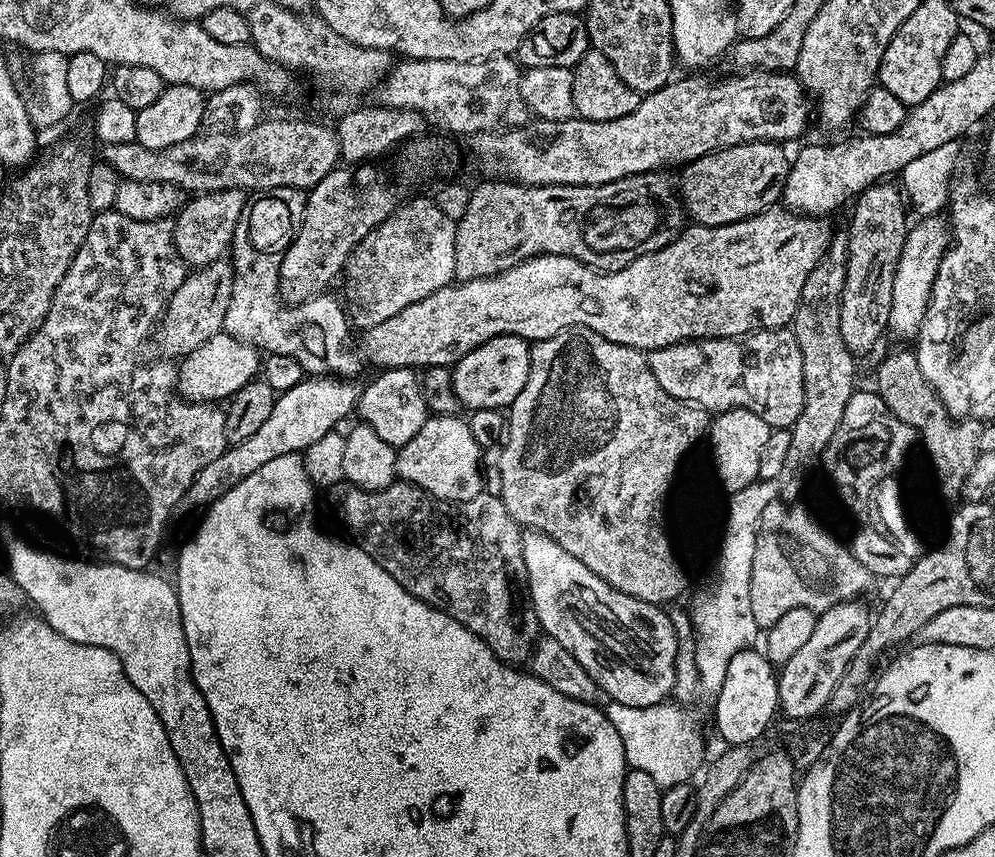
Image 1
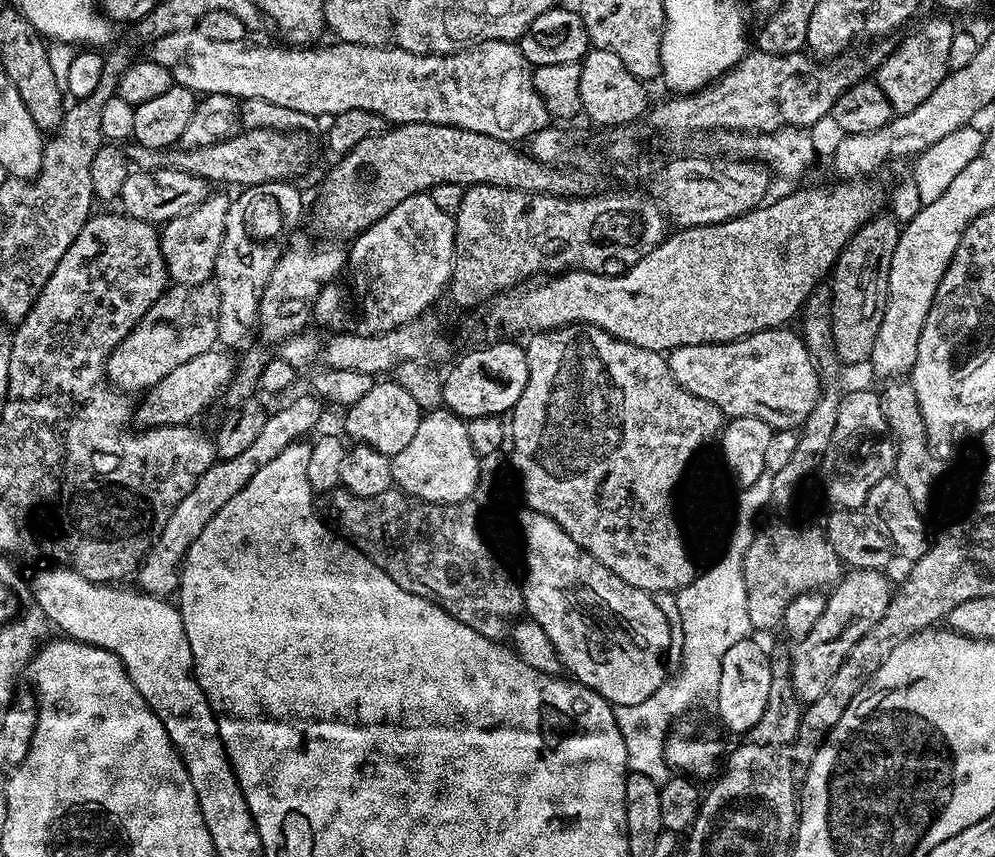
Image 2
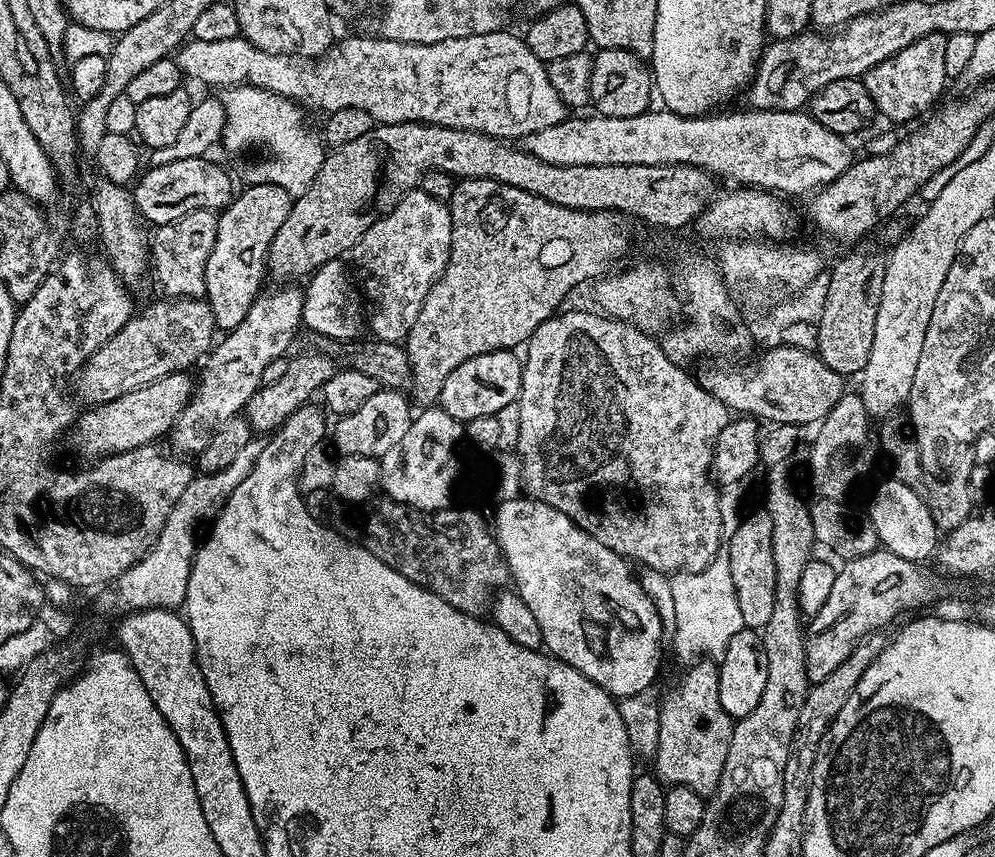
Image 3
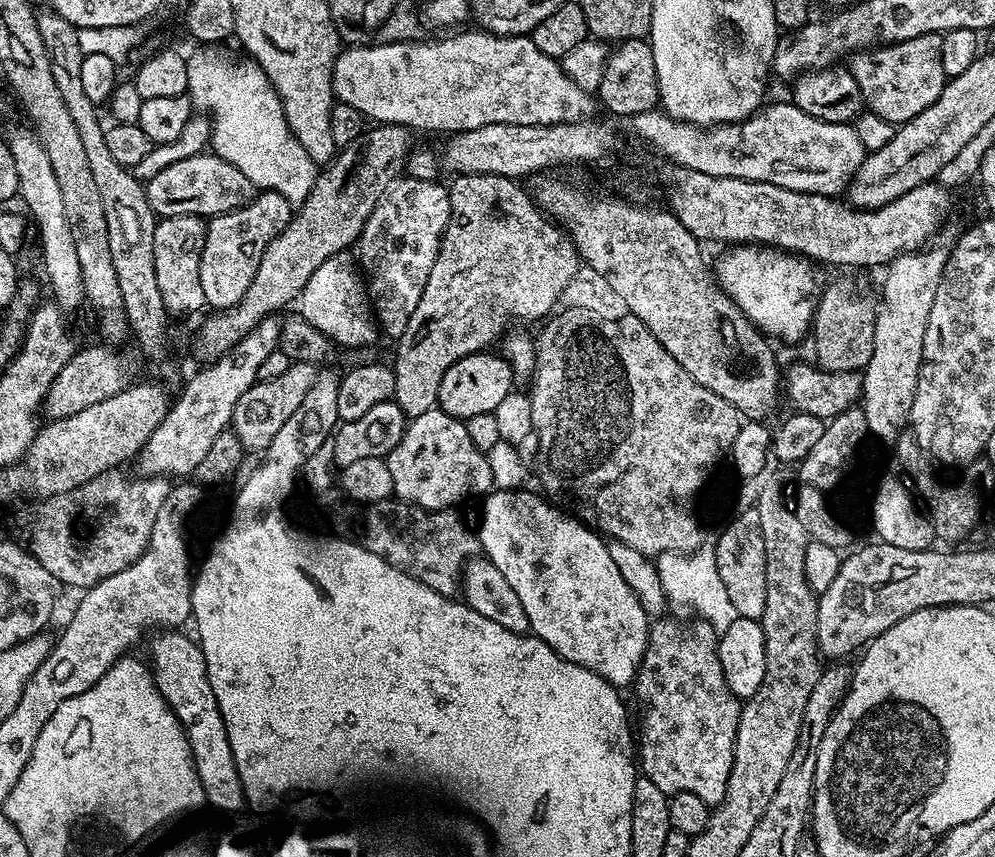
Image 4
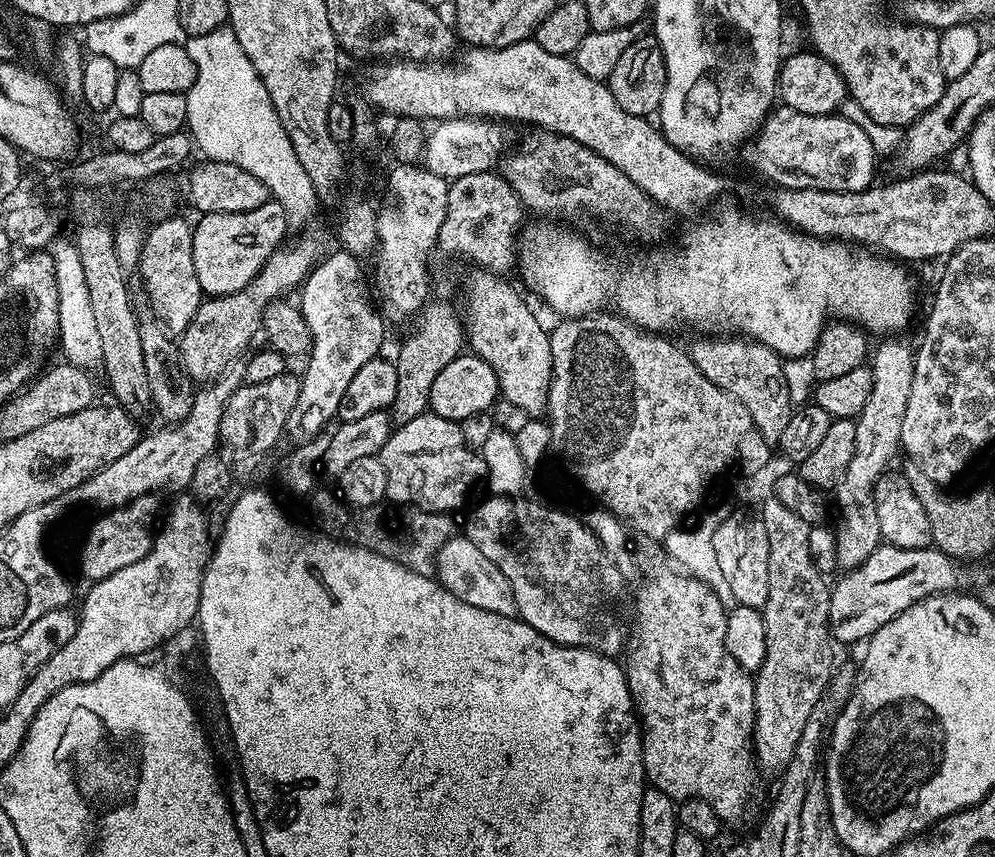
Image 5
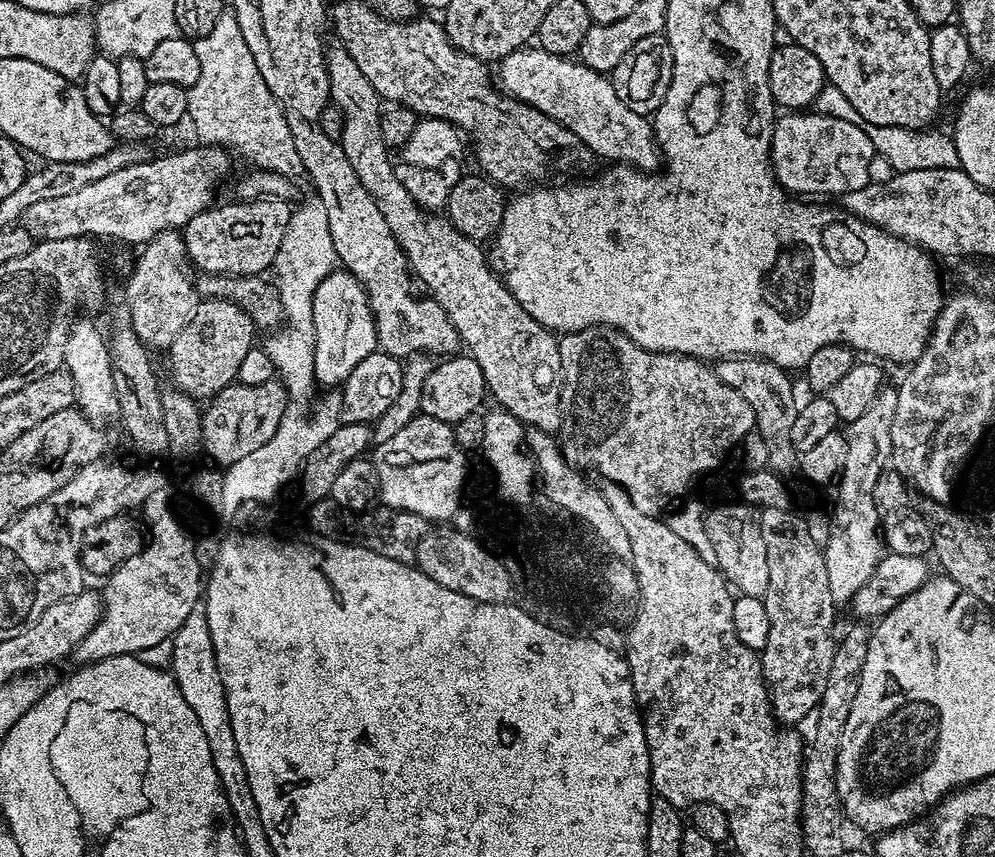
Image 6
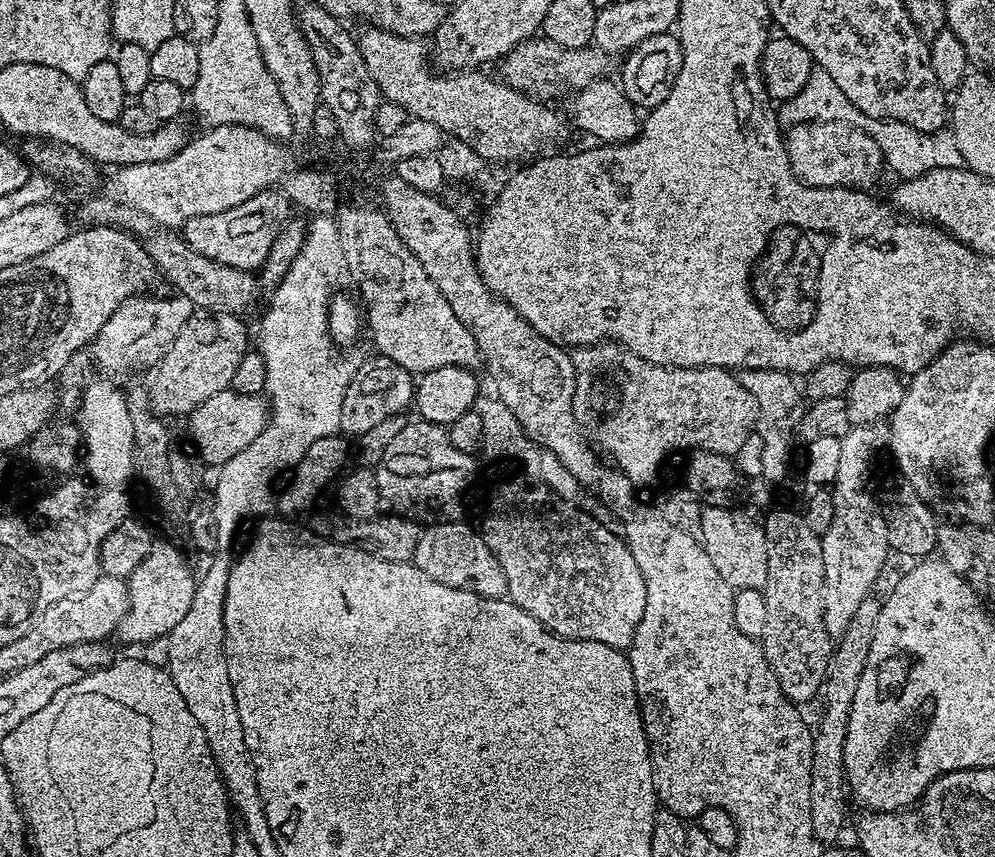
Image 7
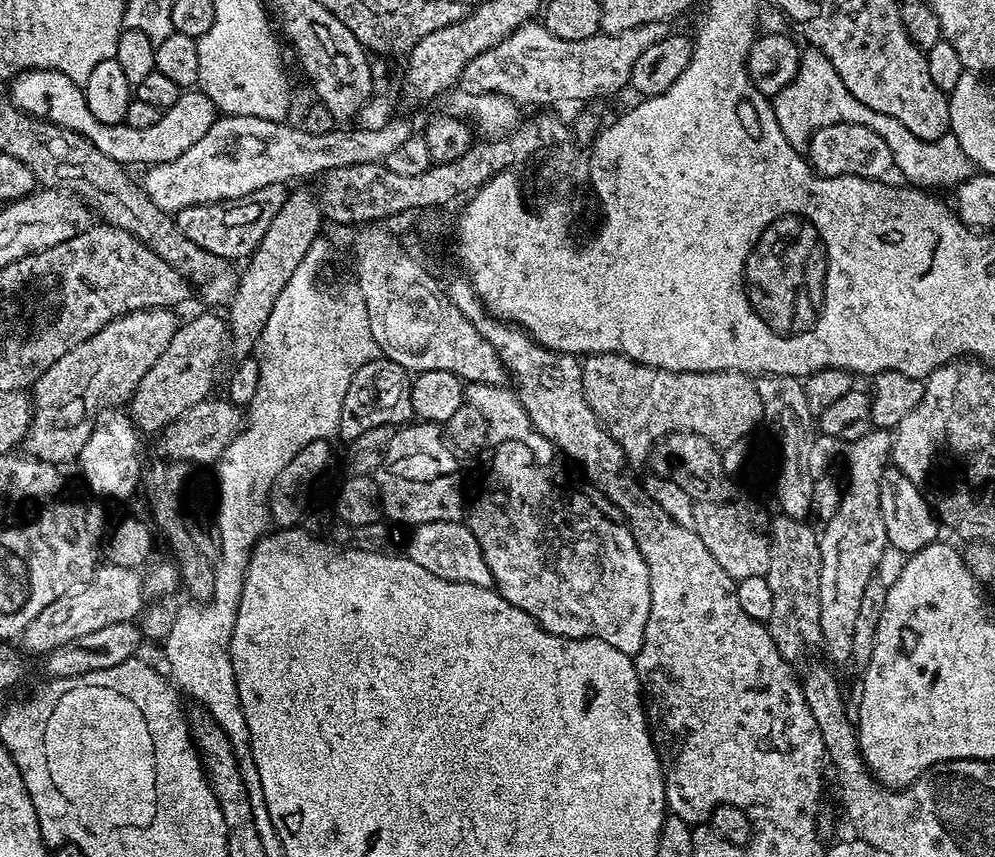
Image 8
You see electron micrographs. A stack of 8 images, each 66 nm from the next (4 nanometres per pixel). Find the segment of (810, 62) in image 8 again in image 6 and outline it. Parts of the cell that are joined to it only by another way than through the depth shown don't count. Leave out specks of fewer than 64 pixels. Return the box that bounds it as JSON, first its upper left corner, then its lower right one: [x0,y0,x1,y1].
[814,86,960,173]

